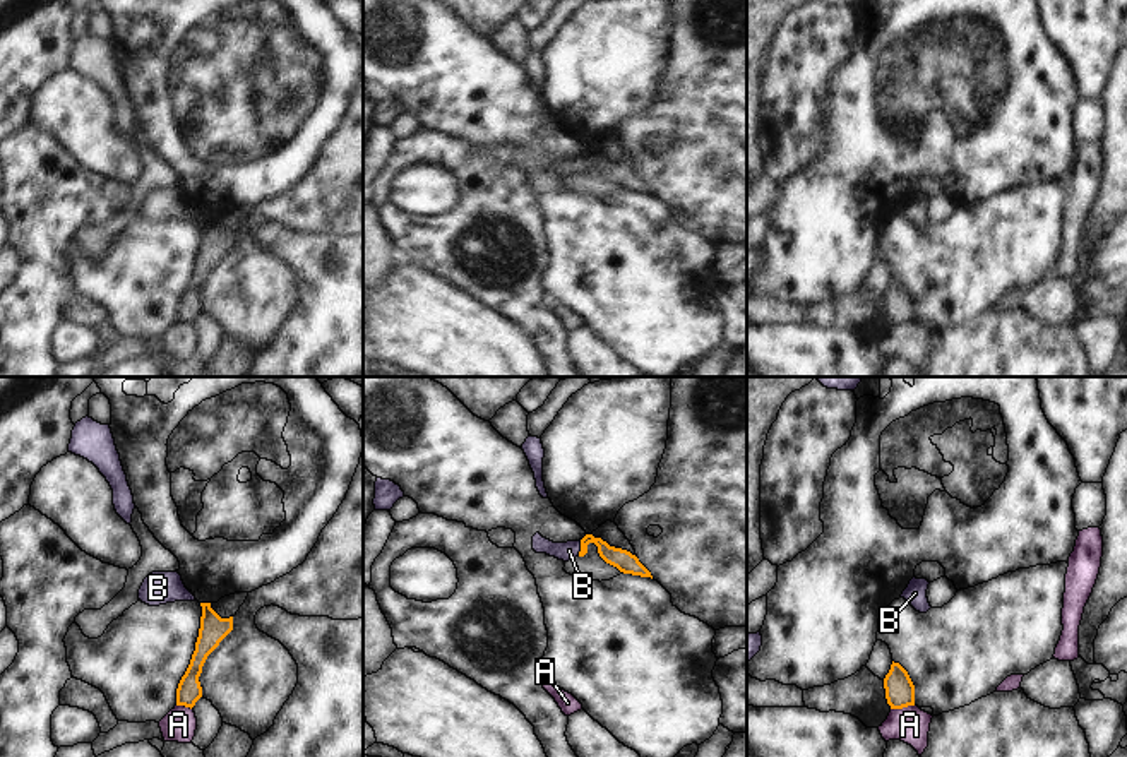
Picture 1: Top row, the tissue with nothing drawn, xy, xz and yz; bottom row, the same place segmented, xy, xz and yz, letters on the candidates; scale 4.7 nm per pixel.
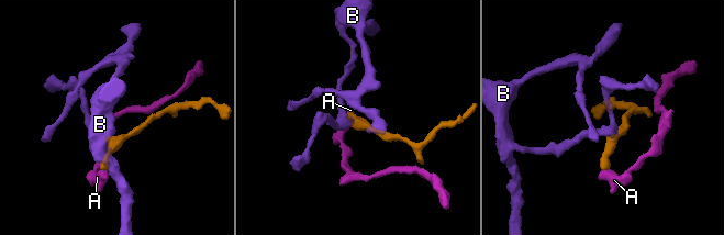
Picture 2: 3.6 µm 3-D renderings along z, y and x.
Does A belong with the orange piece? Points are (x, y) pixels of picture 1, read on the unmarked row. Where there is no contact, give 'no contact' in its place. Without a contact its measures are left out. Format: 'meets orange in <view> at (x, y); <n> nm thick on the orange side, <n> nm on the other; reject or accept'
meets orange in yz at (901, 324); 140 nm thick on the orange side, 170 nm on the other; reject

